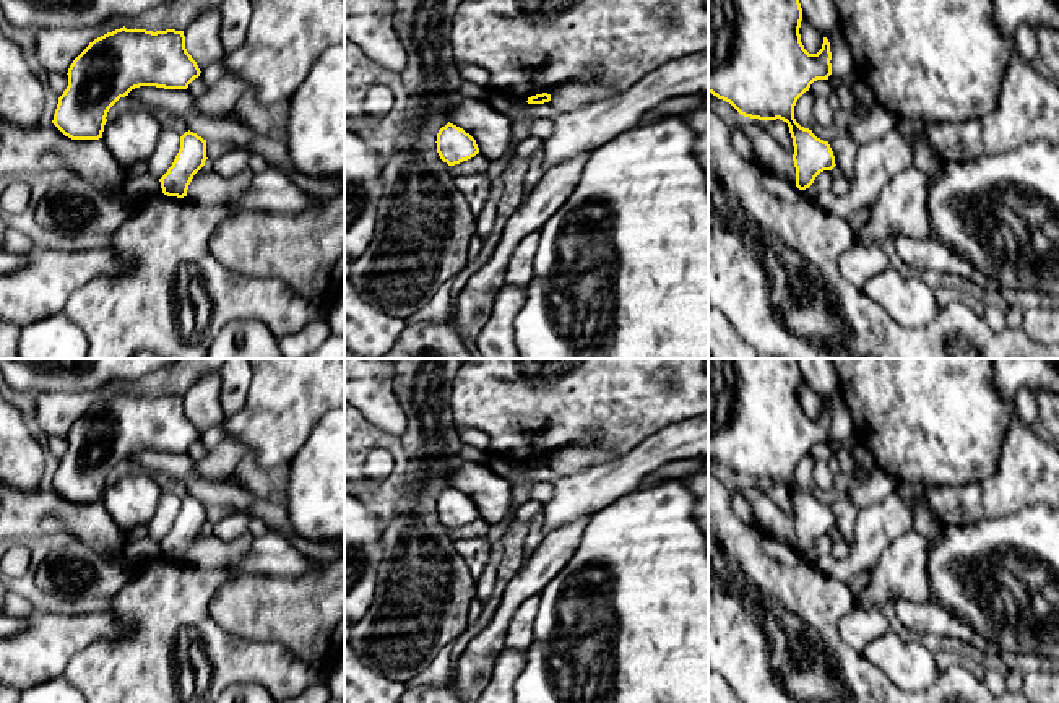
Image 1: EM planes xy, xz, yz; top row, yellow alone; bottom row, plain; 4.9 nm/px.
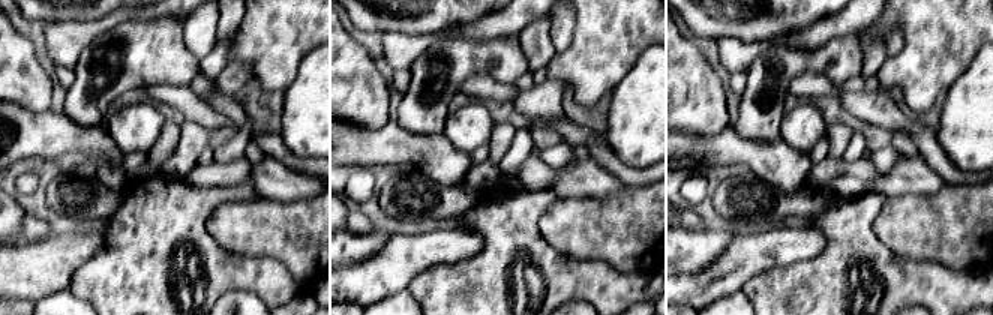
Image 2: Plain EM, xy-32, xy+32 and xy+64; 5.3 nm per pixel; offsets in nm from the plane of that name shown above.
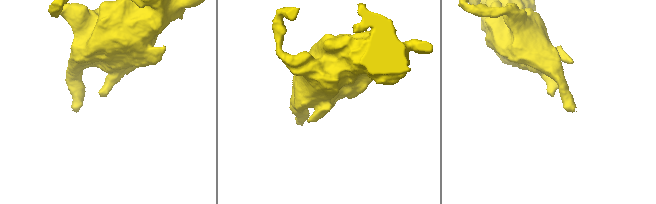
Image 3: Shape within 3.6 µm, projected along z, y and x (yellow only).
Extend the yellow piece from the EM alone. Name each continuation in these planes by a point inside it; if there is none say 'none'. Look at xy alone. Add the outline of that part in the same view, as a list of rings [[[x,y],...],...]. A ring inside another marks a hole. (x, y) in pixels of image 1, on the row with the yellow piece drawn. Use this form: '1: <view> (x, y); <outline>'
none

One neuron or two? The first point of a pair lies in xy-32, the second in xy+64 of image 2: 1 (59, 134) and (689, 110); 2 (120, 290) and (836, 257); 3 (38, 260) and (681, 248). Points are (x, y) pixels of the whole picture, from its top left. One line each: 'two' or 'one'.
1: two
2: one
3: two

